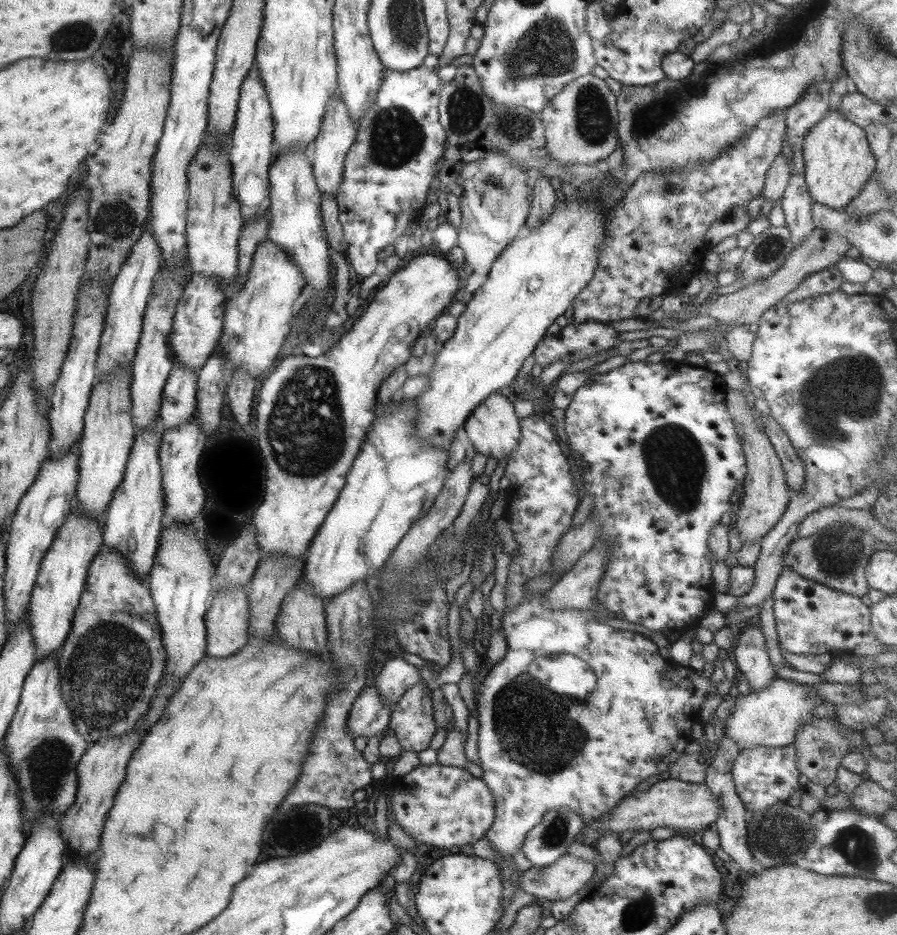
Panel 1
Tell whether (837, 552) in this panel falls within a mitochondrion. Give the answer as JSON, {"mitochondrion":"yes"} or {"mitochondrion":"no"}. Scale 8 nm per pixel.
{"mitochondrion":"yes"}

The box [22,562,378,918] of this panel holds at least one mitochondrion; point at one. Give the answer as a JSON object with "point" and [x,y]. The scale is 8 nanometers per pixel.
{"point":[93,696]}

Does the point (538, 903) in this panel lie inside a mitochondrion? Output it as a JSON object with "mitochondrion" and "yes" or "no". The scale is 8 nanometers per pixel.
{"mitochondrion":"no"}

